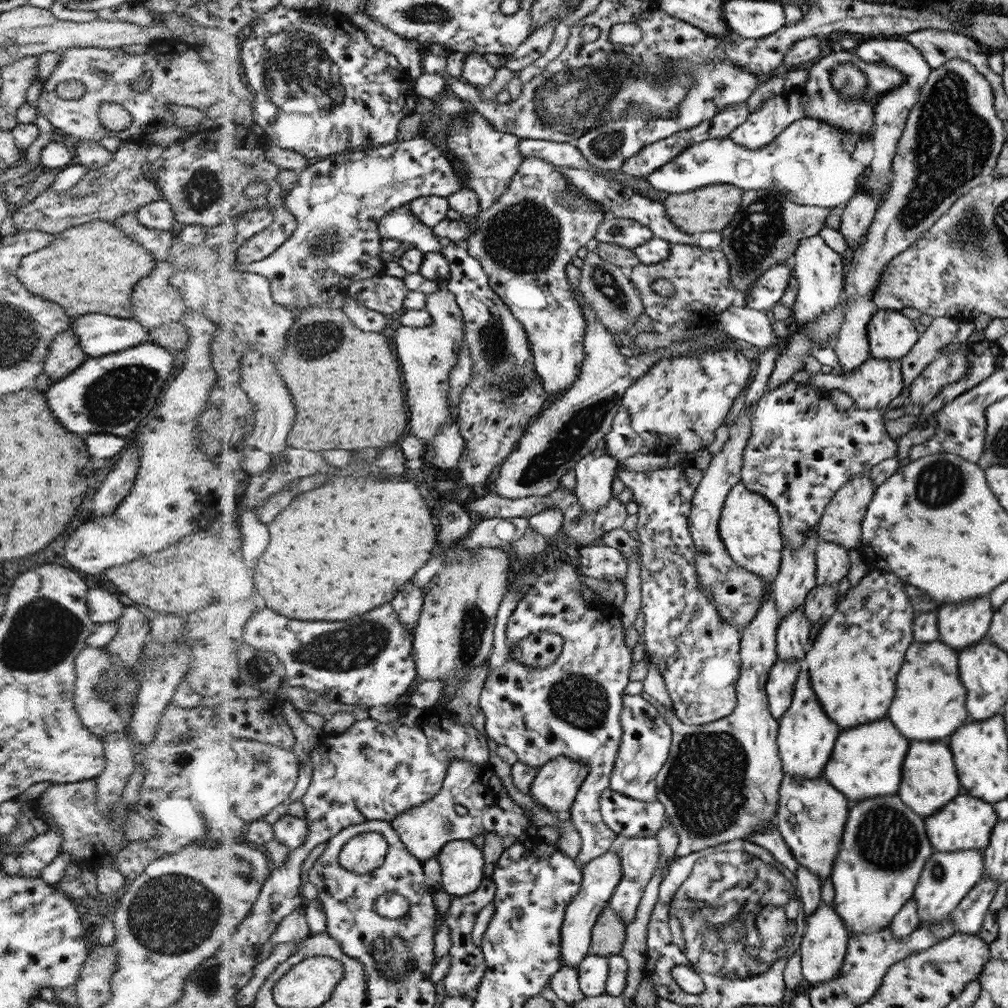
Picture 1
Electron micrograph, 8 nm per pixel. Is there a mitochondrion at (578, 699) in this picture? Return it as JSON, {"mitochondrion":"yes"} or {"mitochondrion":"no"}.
{"mitochondrion":"yes"}

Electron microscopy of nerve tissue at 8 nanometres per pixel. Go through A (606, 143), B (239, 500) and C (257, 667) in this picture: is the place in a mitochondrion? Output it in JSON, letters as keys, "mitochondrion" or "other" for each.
{"A":"mitochondrion","B":"other","C":"mitochondrion"}

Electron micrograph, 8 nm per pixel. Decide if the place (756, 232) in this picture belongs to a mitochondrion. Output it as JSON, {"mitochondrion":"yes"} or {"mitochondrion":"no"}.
{"mitochondrion":"yes"}

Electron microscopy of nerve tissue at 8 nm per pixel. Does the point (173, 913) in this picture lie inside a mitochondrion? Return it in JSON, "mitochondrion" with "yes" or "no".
{"mitochondrion":"yes"}

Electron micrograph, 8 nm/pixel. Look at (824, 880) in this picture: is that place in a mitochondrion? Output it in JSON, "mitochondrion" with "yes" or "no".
{"mitochondrion":"no"}

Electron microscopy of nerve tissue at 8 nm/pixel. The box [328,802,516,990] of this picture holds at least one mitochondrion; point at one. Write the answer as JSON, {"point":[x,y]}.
{"point":[393,958]}

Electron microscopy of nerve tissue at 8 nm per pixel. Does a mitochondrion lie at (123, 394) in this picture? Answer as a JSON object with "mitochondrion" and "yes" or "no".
{"mitochondrion":"yes"}

